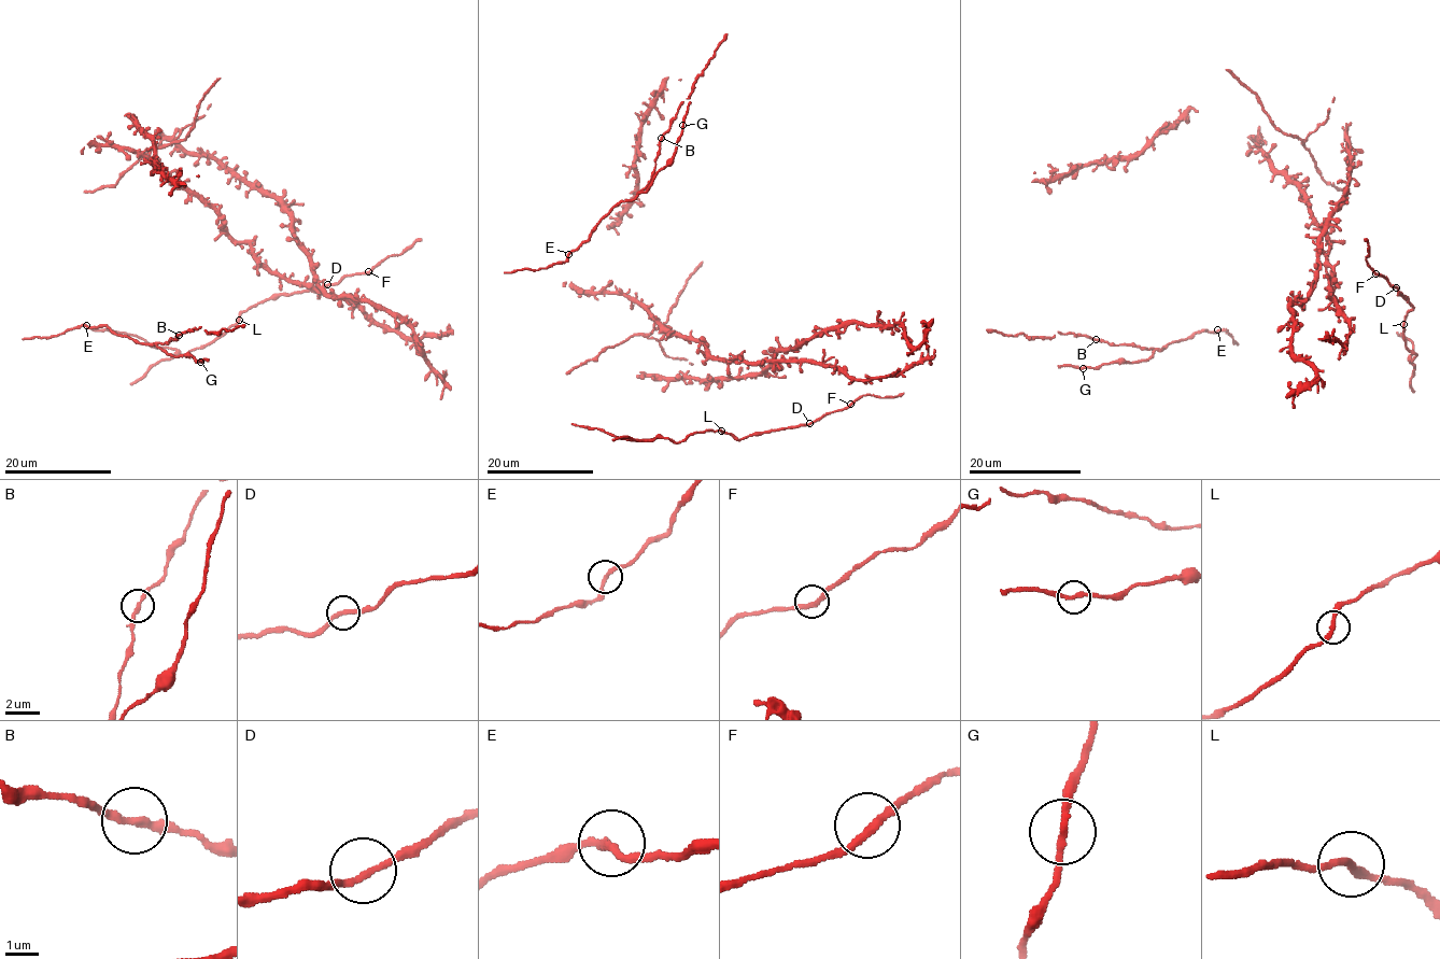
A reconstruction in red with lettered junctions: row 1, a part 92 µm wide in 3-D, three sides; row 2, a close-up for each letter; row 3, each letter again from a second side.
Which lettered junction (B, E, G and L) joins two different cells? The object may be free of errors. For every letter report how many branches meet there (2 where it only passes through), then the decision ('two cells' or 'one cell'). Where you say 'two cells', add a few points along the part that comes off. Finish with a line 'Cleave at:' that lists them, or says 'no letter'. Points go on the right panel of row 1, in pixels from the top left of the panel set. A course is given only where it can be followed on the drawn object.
B: branches 2; one cell
E: branches 2; one cell
G: branches 2; one cell
L: branches 2; one cell
Cleave at: no letter

